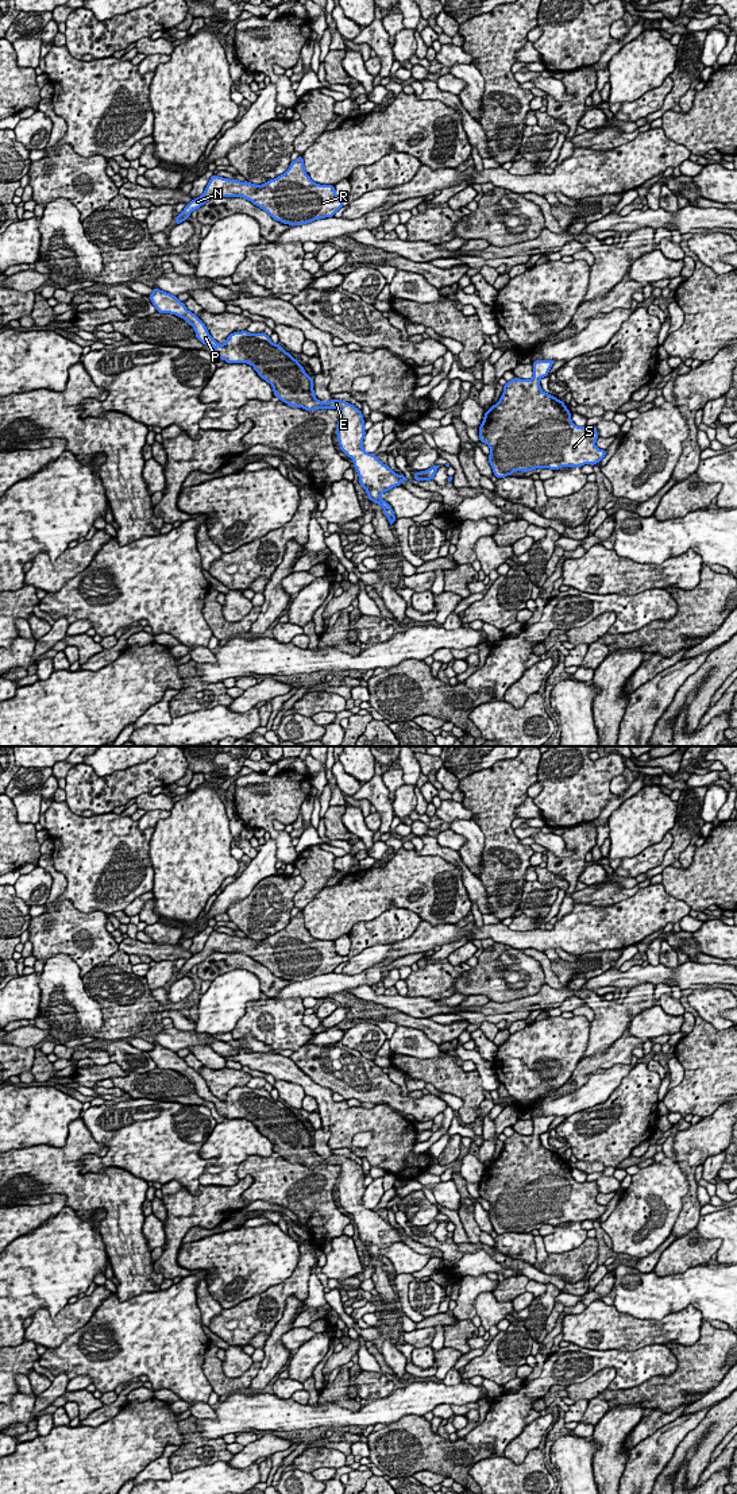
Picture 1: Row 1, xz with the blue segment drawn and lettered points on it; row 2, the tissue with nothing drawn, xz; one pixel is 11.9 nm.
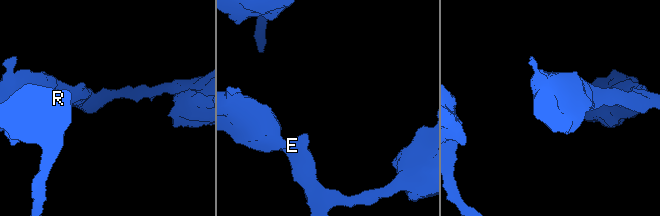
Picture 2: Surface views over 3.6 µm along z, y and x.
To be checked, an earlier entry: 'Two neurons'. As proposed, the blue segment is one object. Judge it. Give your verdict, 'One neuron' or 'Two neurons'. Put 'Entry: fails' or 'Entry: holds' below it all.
One neuron
Entry: fails

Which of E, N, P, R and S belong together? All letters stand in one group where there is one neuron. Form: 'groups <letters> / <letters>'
groups E N P R S

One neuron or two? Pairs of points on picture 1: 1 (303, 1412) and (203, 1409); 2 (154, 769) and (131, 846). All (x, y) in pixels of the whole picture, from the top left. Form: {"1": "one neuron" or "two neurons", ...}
{"1": "two neurons", "2": "two neurons"}

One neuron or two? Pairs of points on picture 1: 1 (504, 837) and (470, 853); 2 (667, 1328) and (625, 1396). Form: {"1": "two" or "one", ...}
{"1": "two", "2": "two"}

